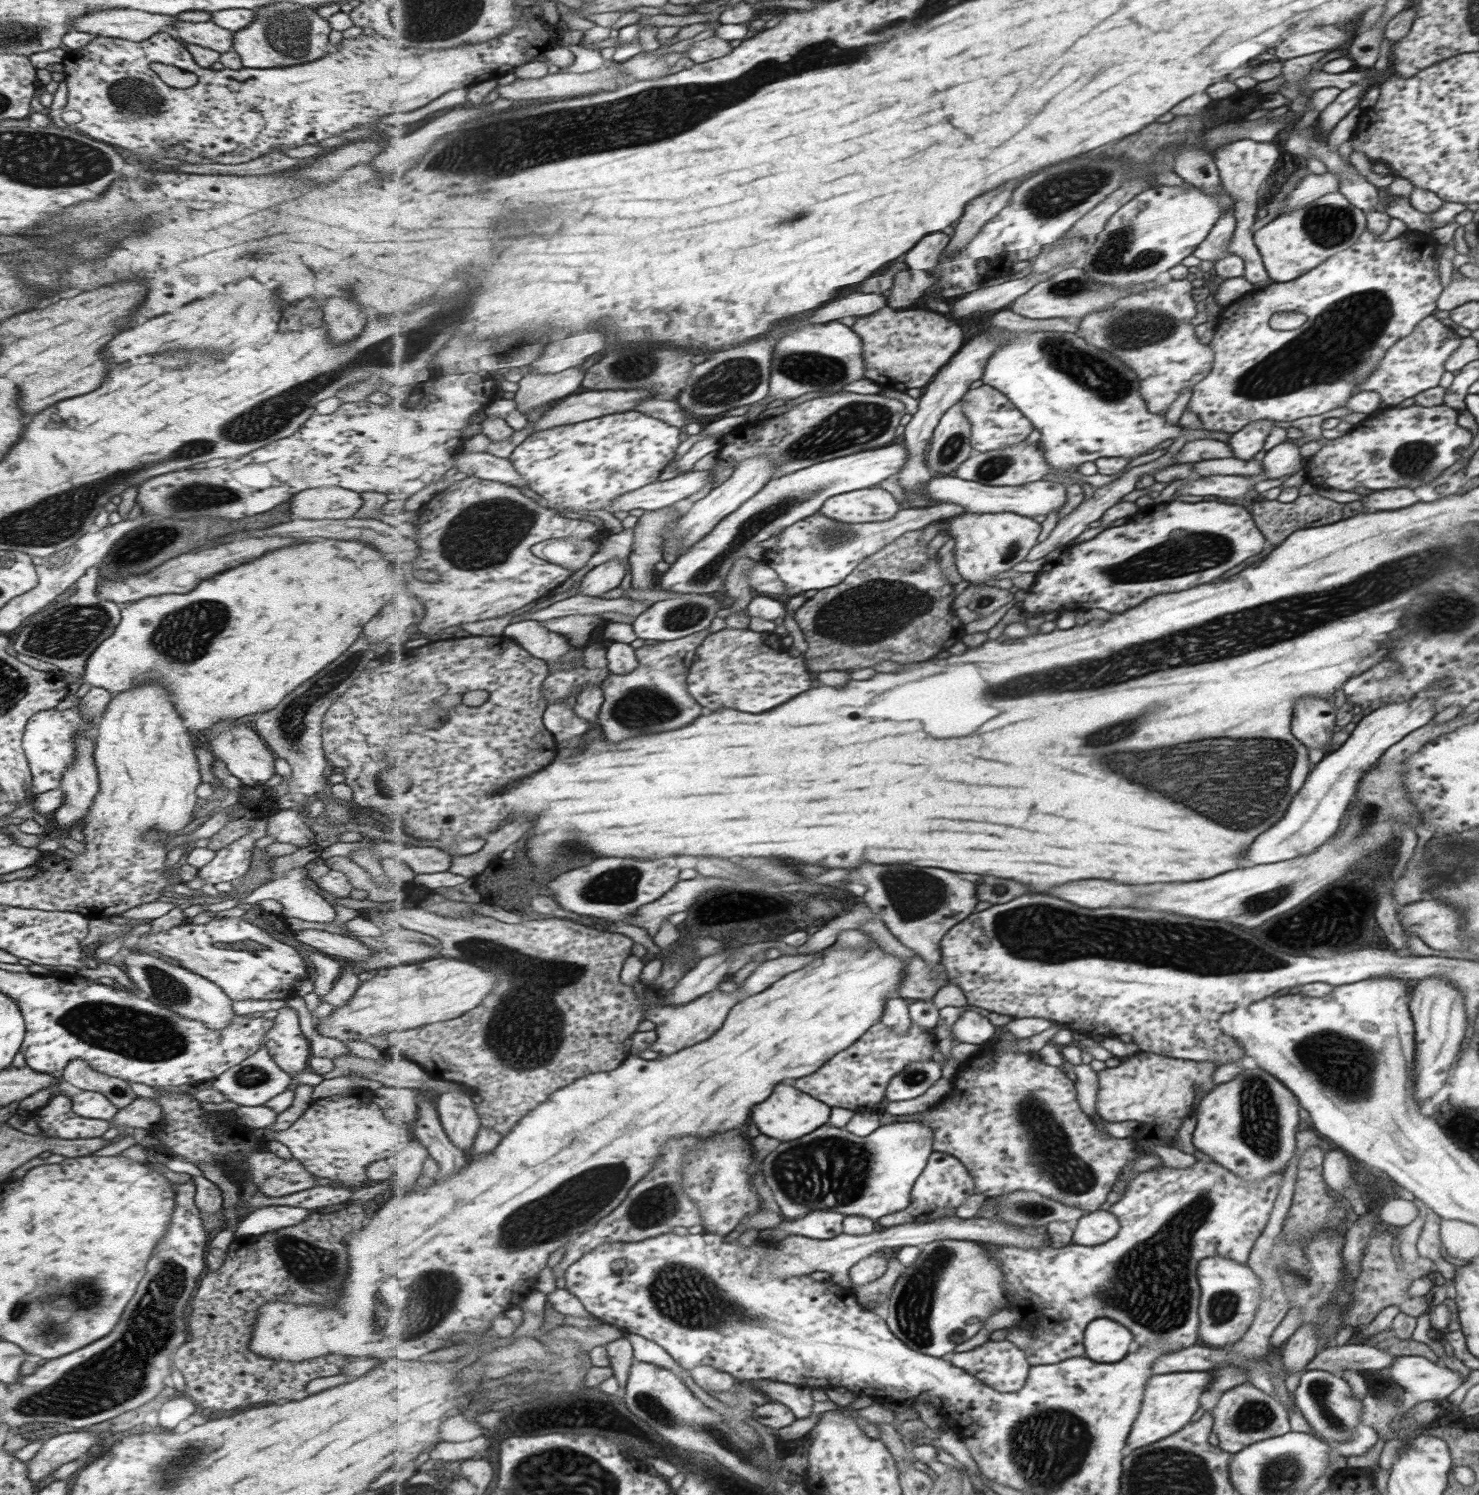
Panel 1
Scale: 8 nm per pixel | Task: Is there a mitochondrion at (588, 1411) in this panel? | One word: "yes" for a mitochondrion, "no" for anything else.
no

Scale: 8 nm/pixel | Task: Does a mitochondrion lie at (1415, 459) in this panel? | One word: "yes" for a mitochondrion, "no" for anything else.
yes

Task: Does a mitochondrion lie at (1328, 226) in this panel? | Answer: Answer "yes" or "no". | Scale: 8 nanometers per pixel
yes

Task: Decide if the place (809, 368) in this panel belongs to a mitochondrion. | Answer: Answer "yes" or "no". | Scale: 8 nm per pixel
yes

